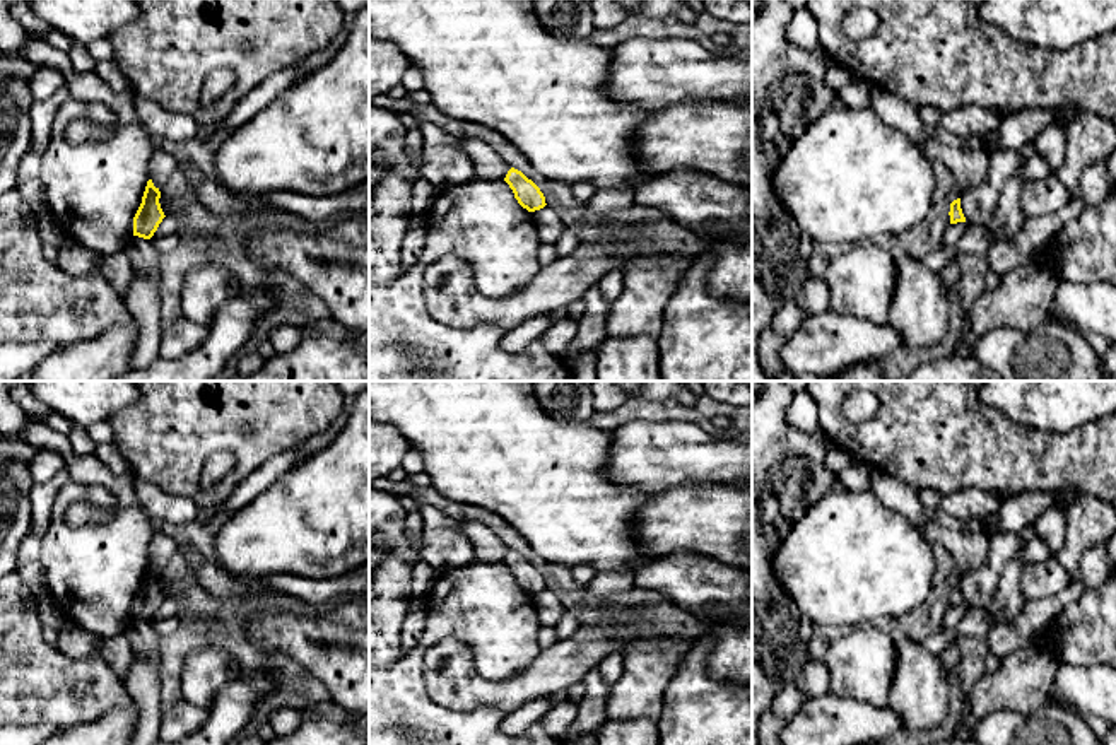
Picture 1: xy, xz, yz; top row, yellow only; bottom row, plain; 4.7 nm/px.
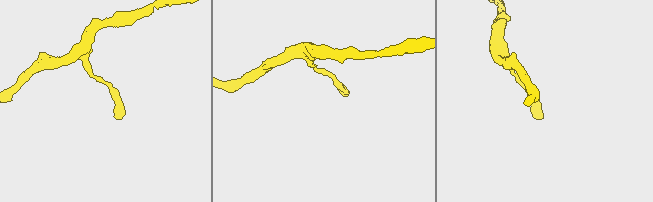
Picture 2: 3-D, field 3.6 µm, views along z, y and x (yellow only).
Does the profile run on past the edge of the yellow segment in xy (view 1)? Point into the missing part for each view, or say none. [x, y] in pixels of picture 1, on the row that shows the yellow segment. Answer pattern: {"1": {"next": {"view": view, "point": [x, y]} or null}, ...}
{"1": {"next": null}}

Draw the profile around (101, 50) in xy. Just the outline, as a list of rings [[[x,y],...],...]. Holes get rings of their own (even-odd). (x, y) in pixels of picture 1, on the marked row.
[[[109,38],[96,39],[89,44],[85,44],[85,48],[97,63],[111,62],[115,56],[115,50],[113,50]]]

